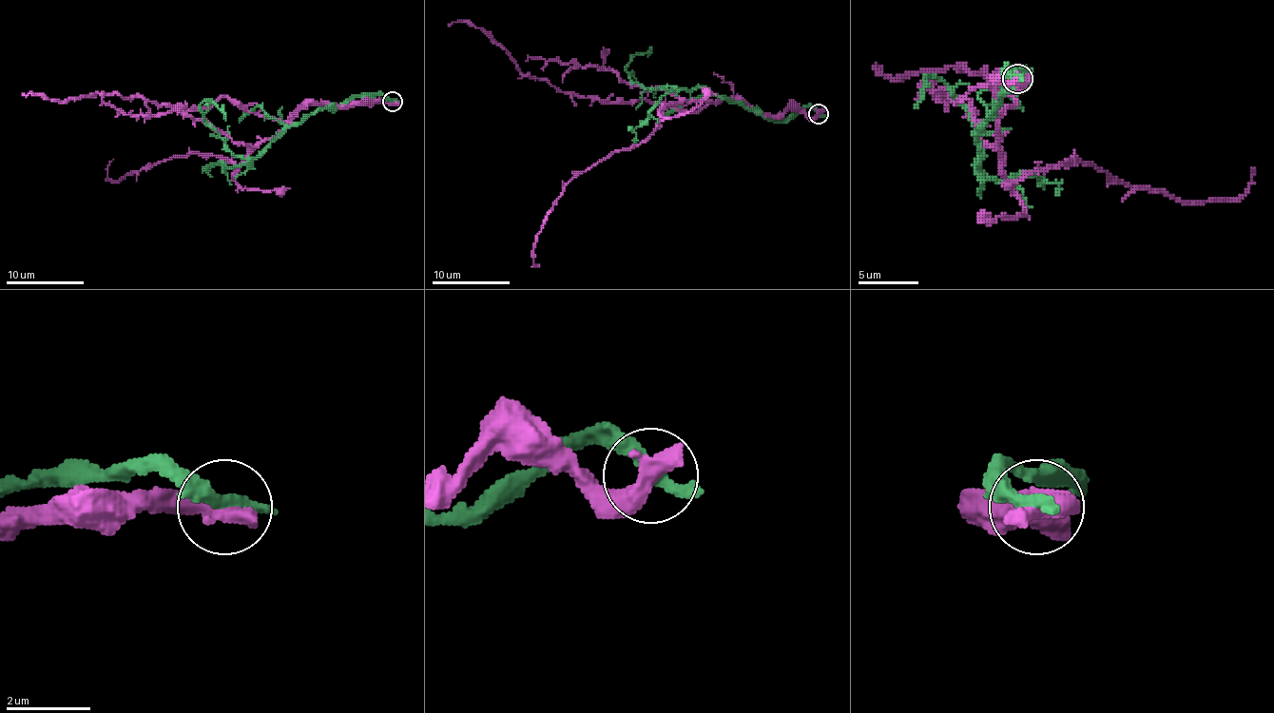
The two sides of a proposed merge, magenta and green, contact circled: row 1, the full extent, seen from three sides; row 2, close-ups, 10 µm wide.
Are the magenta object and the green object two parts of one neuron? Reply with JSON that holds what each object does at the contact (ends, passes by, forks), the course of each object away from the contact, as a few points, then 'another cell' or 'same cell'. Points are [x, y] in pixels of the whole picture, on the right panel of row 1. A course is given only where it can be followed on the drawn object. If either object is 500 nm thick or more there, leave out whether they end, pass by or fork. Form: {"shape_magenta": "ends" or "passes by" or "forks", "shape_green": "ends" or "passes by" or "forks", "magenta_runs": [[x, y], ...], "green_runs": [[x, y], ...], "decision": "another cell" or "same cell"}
{"magenta_runs": [[1016, 78], [995, 81], [1002, 107], [1013, 102], [999, 71], [999, 89], [966, 66], [894, 78], [881, 66]], "green_runs": [[1016, 78], [1008, 66], [1029, 75], [977, 135], [977, 164], [977, 125], [951, 89], [930, 78], [915, 107]], "decision": "another cell"}

